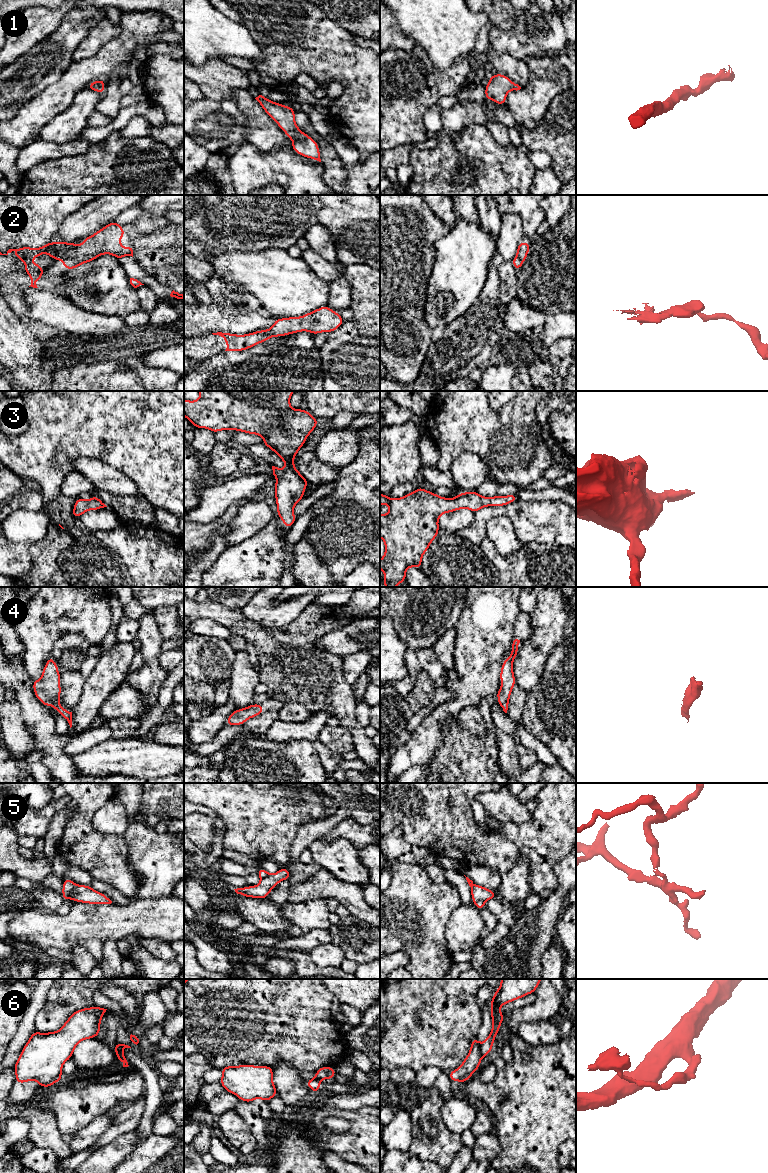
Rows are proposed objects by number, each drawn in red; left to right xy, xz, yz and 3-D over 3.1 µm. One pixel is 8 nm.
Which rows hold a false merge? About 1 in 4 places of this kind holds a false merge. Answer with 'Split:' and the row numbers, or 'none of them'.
Split: 5, 6

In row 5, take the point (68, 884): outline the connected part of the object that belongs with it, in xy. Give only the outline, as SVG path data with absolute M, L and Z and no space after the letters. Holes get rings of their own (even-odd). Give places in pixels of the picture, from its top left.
M64 879L63 880L63 888L62 888L62 896L63 900L67 901L70 898L70 891L73 889L75 886L75 882L72 881L71 879Z

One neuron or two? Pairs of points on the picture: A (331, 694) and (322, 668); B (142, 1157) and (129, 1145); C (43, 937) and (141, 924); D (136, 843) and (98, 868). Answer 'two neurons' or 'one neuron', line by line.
A: one neuron
B: two neurons
C: one neuron
D: two neurons

